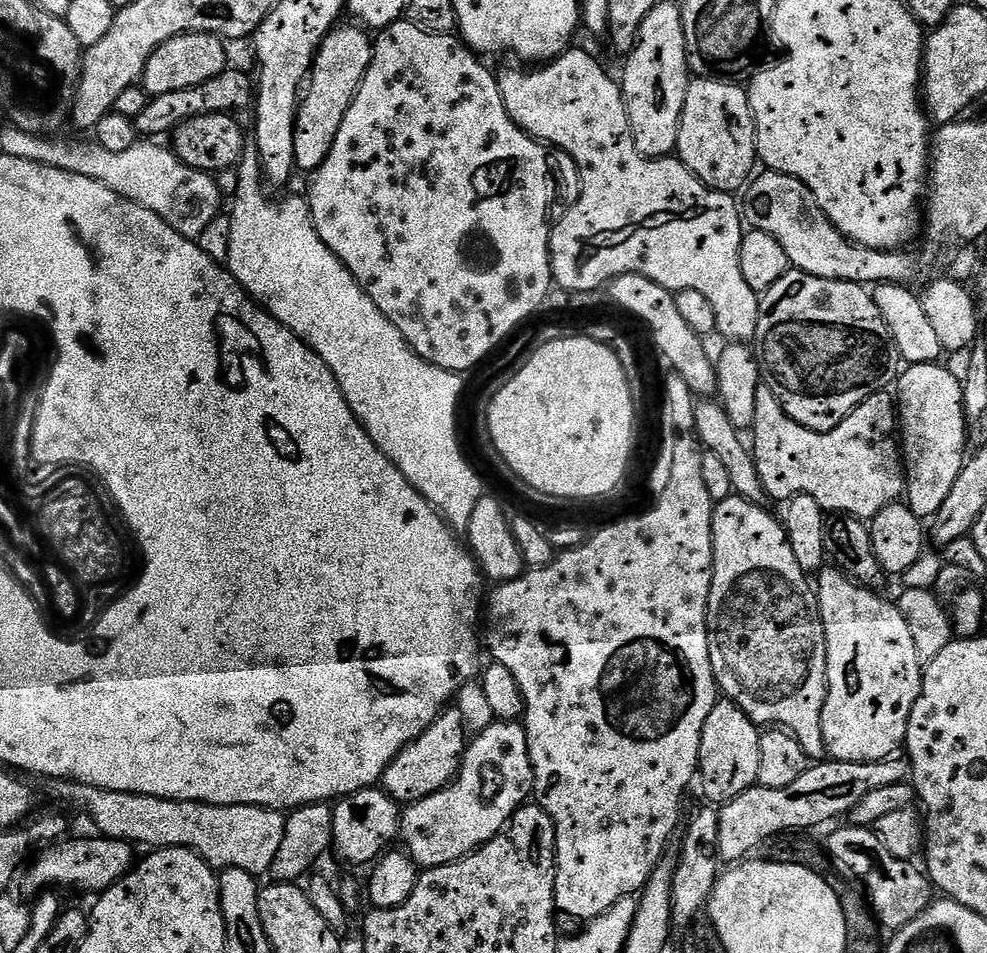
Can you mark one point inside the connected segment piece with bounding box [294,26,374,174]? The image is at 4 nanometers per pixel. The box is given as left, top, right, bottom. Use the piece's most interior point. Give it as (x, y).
(344, 56)

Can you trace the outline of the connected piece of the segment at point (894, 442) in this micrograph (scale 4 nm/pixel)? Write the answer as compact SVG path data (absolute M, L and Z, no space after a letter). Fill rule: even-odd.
M766 386L761 387L758 394L758 402L756 403L756 420L750 429L751 454L754 462L758 466L758 478L762 478L762 486L765 493L769 497L772 496L779 502L787 502L794 496L809 496L814 498L814 502L818 502L818 506L824 508L825 513L839 514L841 516L856 516L859 520L865 522L871 521L873 516L877 516L887 504L897 503L905 495L906 492L906 473L904 471L904 462L902 459L902 444L898 439L898 404L894 399L891 391L885 390L882 392L875 392L868 400L863 400L861 404L852 409L847 416L844 417L842 423L839 424L834 430L829 432L815 432L806 426L802 426L798 422L794 422L786 414L786 410L778 402L778 398Z

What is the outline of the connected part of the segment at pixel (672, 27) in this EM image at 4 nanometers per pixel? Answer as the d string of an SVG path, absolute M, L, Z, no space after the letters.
M657 2L642 22L635 50L627 53L625 60L628 61L624 64L622 91L630 130L634 134L634 146L638 146L638 150L651 160L672 156L678 142L682 106L690 83L684 13L679 3Z

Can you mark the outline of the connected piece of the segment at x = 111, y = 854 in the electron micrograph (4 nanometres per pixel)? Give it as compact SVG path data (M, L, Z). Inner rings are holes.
M64 838L59 842L53 842L43 849L44 852L32 864L32 869L28 872L24 884L35 894L43 893L45 890L56 890L60 888L77 888L80 892L93 892L99 894L105 892L111 884L117 884L127 872L131 872L134 867L132 860L133 845L125 840L110 840L107 838L96 838L100 840L72 840L73 838Z

